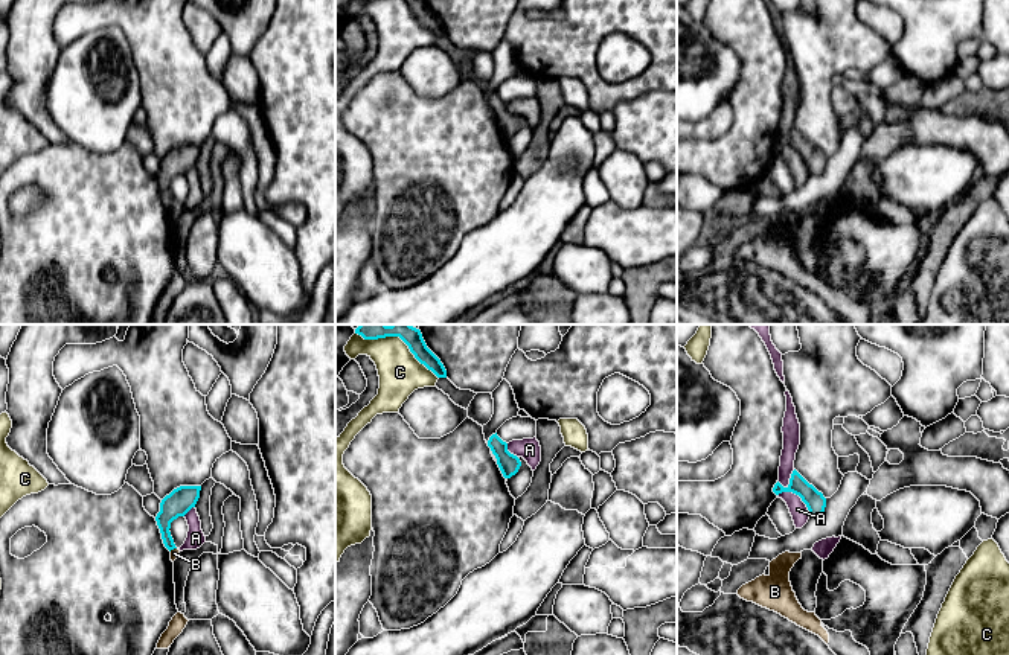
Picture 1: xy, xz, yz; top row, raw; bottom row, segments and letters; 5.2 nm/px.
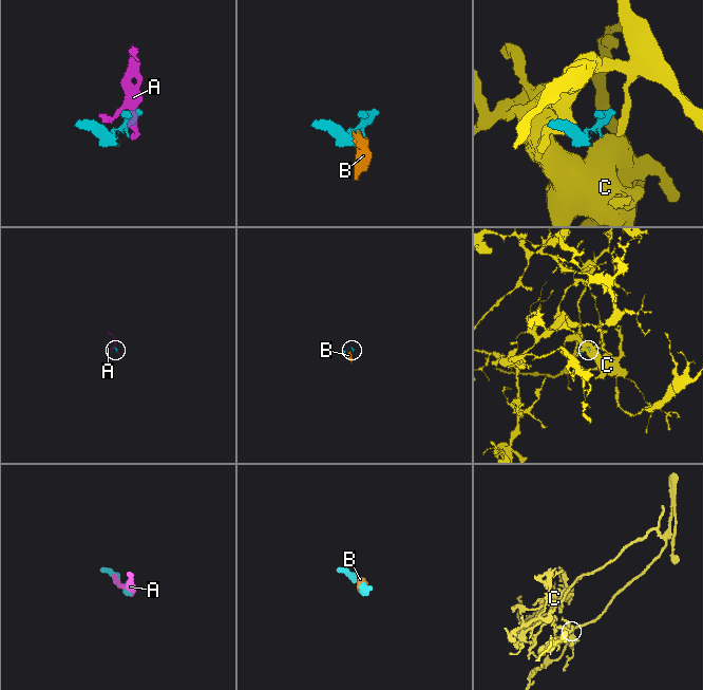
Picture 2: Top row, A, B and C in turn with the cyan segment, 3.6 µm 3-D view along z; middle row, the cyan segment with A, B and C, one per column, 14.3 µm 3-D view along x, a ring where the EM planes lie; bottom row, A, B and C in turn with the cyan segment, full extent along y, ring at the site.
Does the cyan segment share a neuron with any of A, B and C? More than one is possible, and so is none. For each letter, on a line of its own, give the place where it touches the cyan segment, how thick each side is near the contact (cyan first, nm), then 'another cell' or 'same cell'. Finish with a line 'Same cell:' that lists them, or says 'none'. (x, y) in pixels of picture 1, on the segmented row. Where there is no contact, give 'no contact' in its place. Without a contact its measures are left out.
A: yz (797, 494) | 110/90 nm | another cell
B: xy (172, 549) | 140/50 nm | same cell
C: xz (398, 335) | 140/220 nm | another cell
Same cell: B

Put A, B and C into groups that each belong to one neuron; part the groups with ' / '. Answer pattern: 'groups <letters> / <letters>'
groups A / B / C

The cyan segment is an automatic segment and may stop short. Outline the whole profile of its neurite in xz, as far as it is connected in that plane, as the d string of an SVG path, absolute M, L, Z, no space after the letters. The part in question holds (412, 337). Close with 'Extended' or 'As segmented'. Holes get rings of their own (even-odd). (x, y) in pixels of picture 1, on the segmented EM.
M360 324L355 334L364 340L399 337L415 355L415 358L431 370L437 378L447 378L447 370L440 359L427 347L419 329L412 324Z. As segmented

